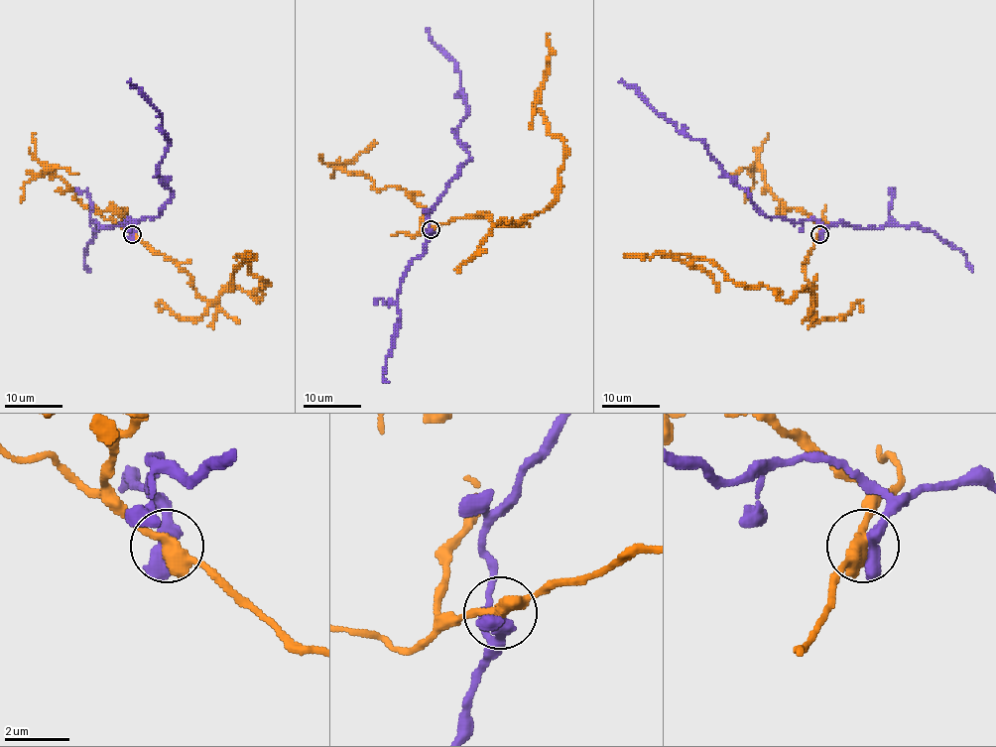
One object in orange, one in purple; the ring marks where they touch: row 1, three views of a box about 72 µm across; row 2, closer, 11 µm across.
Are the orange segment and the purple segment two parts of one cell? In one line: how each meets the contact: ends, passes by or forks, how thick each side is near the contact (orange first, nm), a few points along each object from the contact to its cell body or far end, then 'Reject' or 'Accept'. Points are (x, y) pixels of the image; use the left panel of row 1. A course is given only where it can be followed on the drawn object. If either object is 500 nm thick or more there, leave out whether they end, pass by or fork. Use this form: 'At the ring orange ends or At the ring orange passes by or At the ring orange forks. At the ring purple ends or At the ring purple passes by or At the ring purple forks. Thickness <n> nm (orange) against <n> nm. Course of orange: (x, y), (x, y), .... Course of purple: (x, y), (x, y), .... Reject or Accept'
At the ring orange passes by. At the ring purple passes by. Thickness 400 nm (orange) against 400 nm. Course of orange: (132, 235), (215, 301), (231, 288), (260, 300), (266, 285), (240, 253), (230, 292). Course of purple: (131, 235), (129, 219), (155, 217), (170, 188), (157, 175), (168, 144), (163, 117), (128, 81). Reject

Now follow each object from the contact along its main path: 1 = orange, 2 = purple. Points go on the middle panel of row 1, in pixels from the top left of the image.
1: (431, 230), (482, 214), (494, 224), (514, 223), (553, 202), (564, 147), (536, 106), (542, 85), (529, 129)
2: (430, 230), (428, 212), (468, 154), (455, 137), (466, 115), (461, 74), (427, 28)

